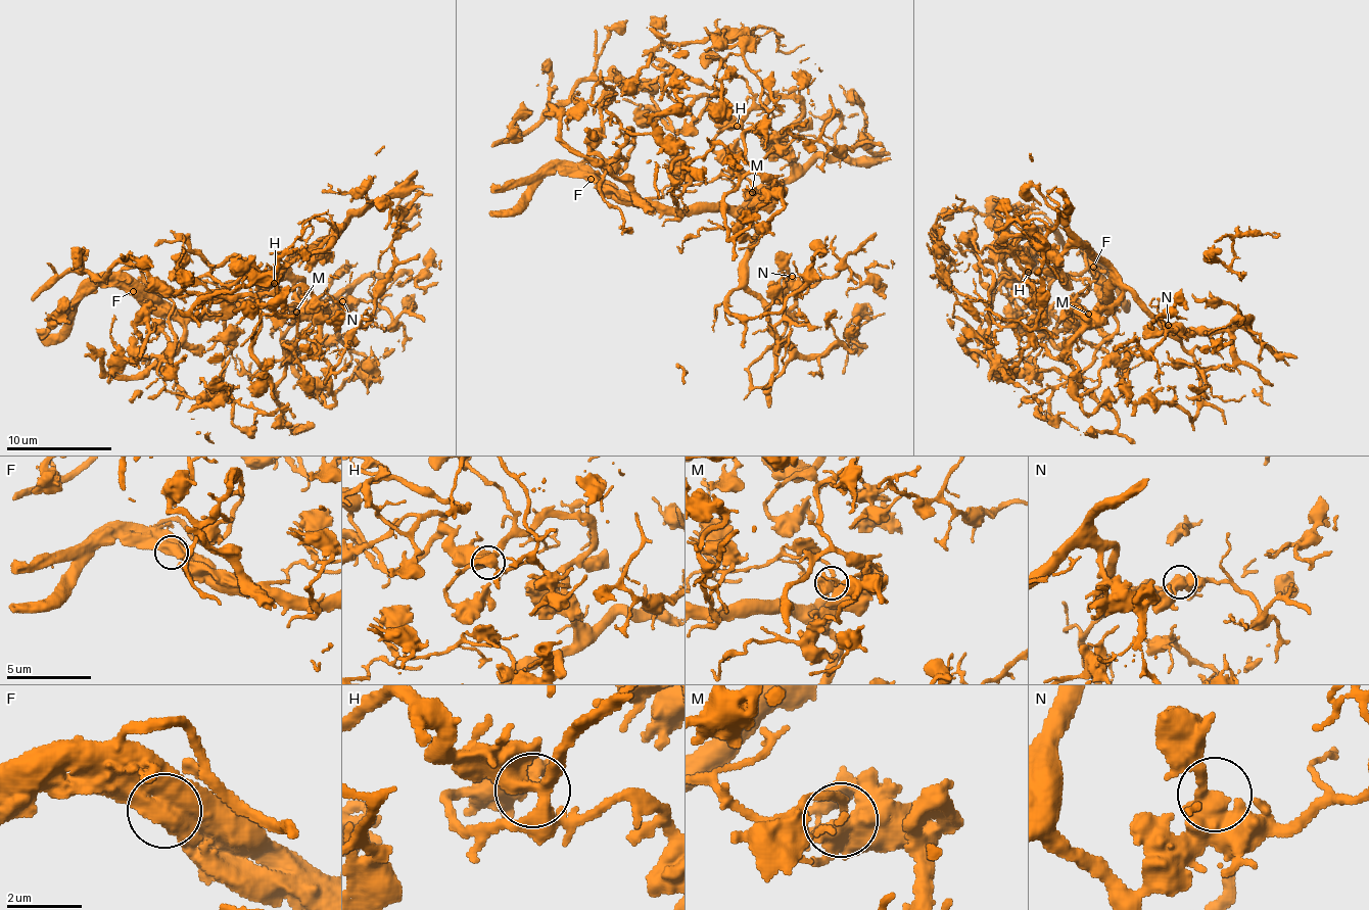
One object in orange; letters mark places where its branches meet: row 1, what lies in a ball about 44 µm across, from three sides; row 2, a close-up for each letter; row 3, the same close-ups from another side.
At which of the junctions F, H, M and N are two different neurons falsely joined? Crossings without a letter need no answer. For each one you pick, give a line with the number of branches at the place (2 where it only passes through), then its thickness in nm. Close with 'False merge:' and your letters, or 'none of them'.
F: 3 | 550 nm
False merge: F

